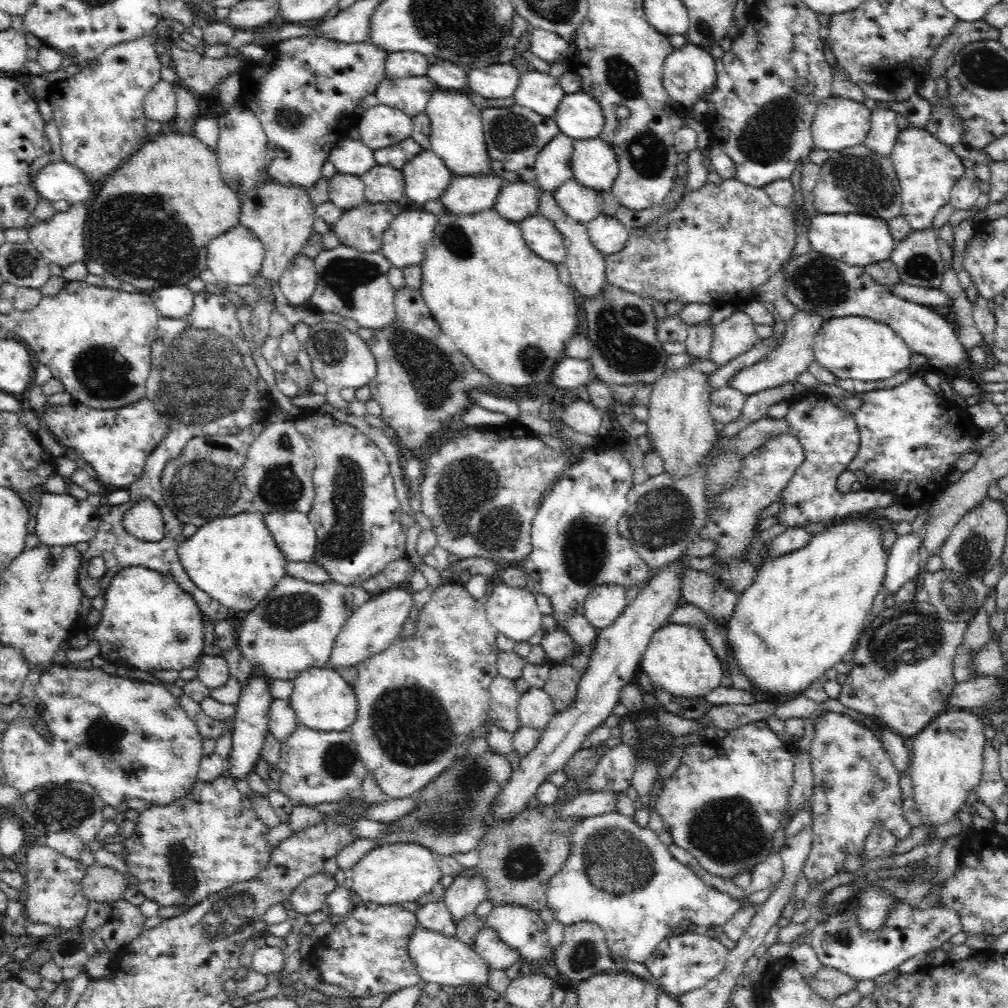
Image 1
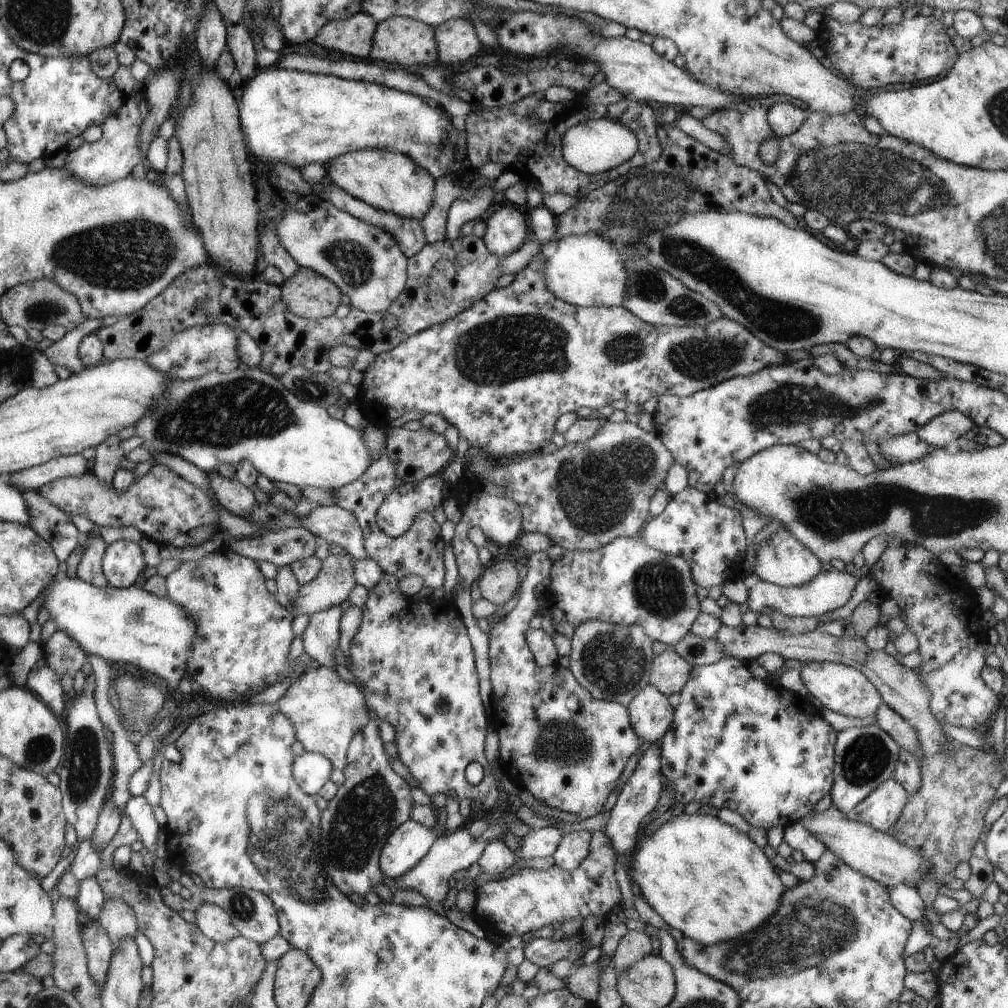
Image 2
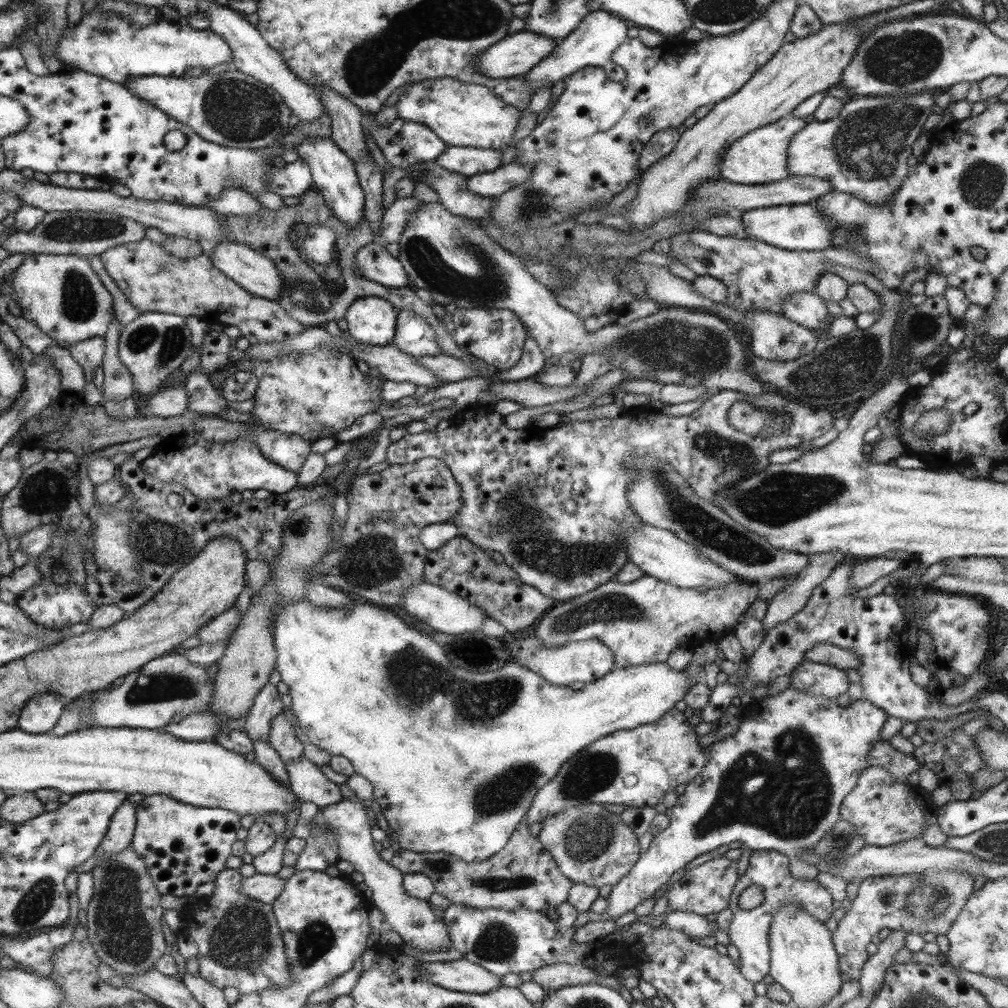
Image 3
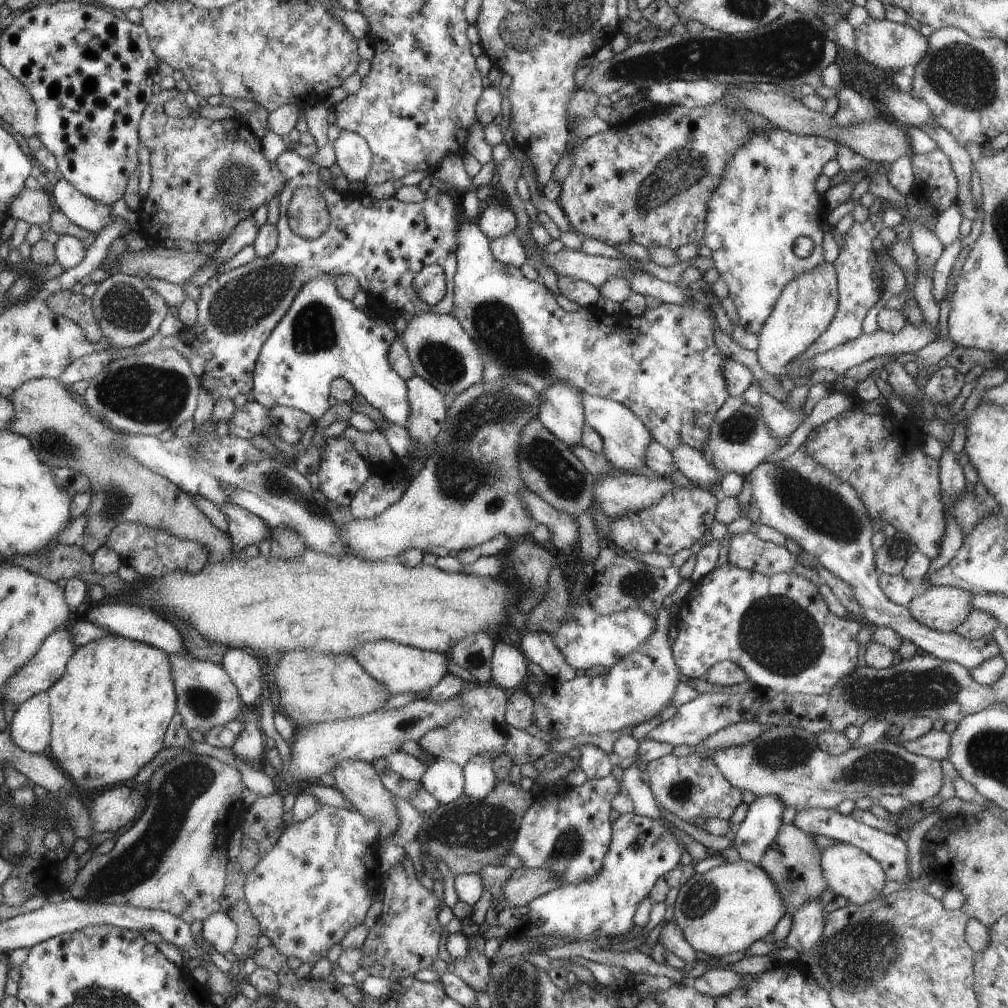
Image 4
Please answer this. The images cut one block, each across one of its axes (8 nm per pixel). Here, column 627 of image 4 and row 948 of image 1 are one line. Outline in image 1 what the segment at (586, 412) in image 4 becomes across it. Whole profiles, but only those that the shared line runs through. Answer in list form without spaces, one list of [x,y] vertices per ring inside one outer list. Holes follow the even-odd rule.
[[[418,928],[414,936],[410,938],[410,958],[416,964],[416,970],[420,978],[426,984],[438,984],[438,986],[488,986],[490,980],[490,964],[482,960],[472,946],[466,946],[460,940],[452,940],[440,934],[434,934],[432,930]]]

